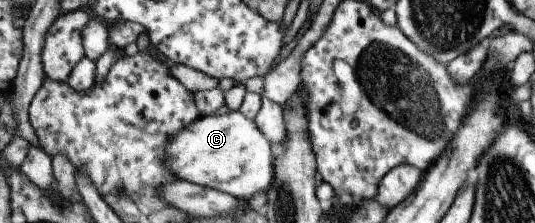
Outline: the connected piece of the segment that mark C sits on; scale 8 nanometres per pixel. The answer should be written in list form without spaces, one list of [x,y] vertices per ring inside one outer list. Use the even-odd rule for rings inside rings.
[[[242,111],[202,117],[189,128],[182,129],[165,146],[178,179],[210,187],[242,200],[248,200],[258,192],[267,194],[273,185],[277,168],[276,148],[257,122],[242,114]]]

